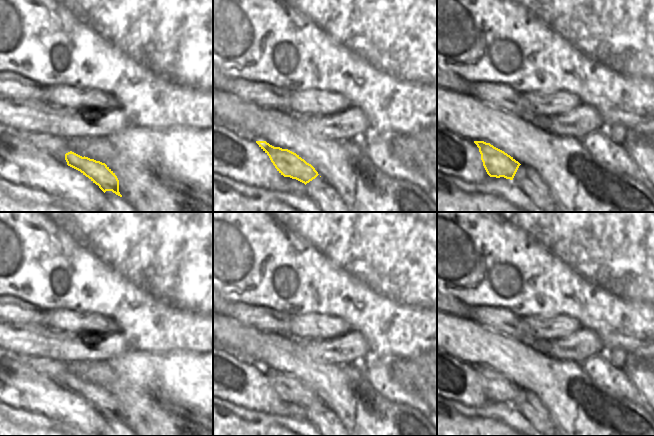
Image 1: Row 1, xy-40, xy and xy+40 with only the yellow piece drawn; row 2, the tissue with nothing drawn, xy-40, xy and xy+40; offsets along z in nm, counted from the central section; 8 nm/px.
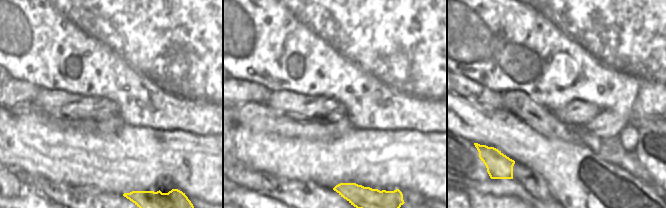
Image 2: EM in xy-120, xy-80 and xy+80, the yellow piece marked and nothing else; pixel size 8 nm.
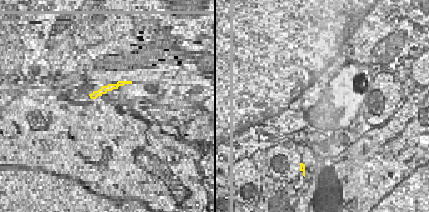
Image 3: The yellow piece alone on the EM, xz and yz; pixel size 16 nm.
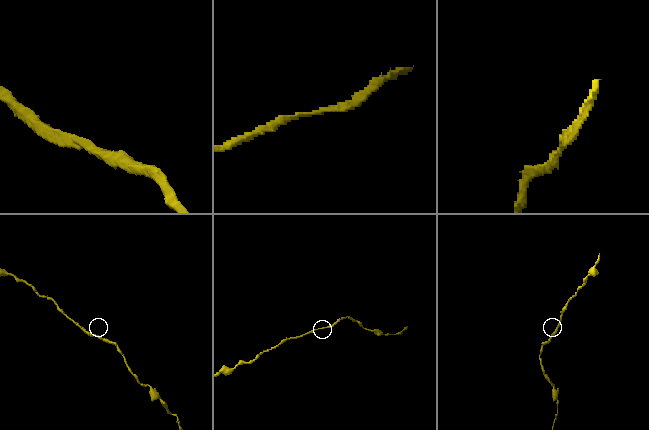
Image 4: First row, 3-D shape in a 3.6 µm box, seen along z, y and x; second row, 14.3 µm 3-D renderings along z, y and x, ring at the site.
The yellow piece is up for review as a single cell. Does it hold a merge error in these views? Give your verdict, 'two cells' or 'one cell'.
one cell

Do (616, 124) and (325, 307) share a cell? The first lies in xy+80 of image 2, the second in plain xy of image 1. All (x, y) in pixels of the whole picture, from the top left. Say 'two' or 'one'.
two

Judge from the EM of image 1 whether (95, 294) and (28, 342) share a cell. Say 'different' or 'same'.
different

